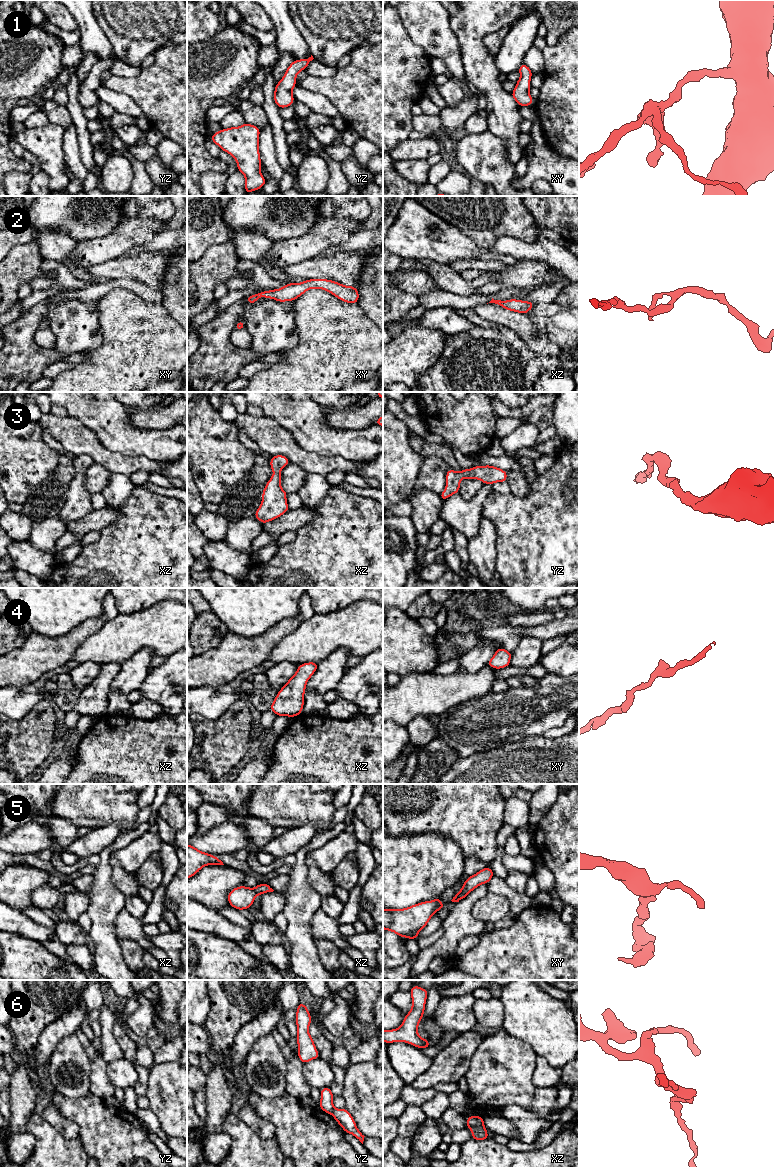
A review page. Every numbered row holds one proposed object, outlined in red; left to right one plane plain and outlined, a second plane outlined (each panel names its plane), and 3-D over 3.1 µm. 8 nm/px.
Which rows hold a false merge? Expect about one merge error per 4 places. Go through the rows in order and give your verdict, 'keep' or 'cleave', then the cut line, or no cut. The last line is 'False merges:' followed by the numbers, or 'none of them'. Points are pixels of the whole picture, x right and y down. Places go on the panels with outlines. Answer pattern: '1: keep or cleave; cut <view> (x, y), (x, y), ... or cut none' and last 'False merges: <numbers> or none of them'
1: keep; cut none
2: keep; cut none
3: keep; cut none
4: keep; cut none
5: keep; cut none
6: cleave; cut xz (483, 1124), (469, 1127)
False merges: 6

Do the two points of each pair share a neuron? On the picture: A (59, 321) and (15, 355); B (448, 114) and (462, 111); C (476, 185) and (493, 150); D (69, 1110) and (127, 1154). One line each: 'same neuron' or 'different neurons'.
A: same neuron
B: same neuron
C: different neurons
D: same neuron

